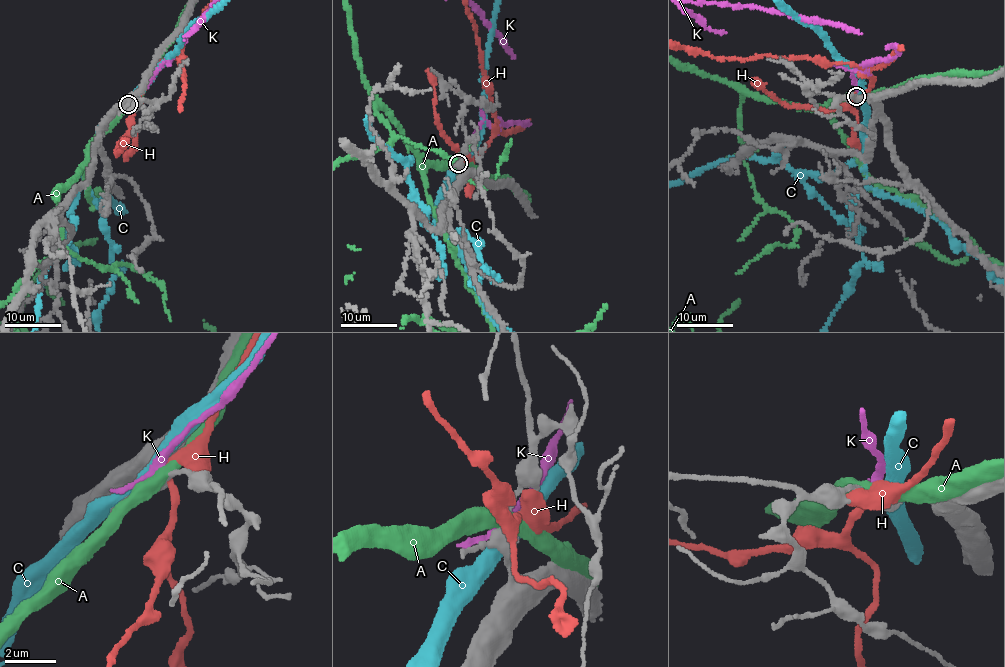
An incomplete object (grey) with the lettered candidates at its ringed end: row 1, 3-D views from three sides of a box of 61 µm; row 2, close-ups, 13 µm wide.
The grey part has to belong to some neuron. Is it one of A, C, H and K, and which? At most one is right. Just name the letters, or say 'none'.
K

